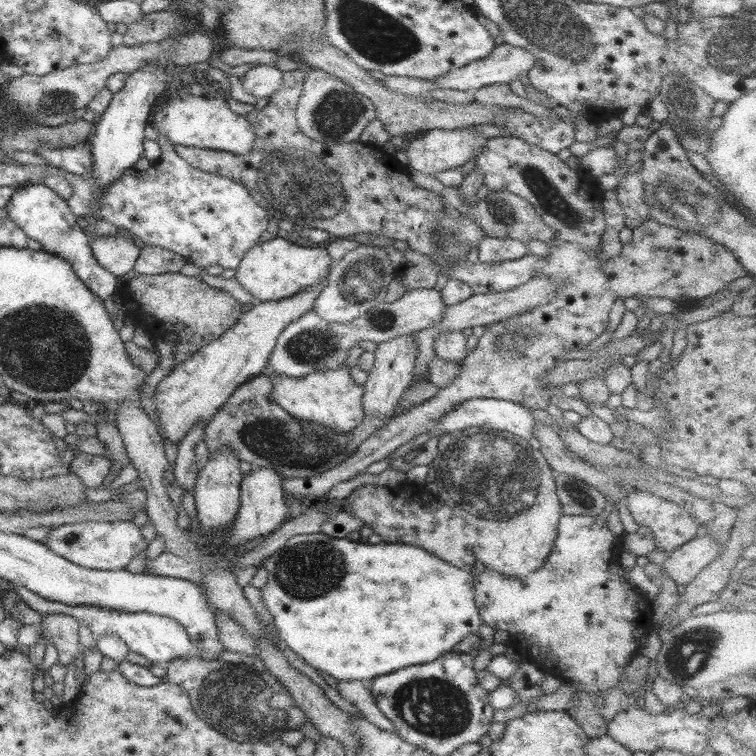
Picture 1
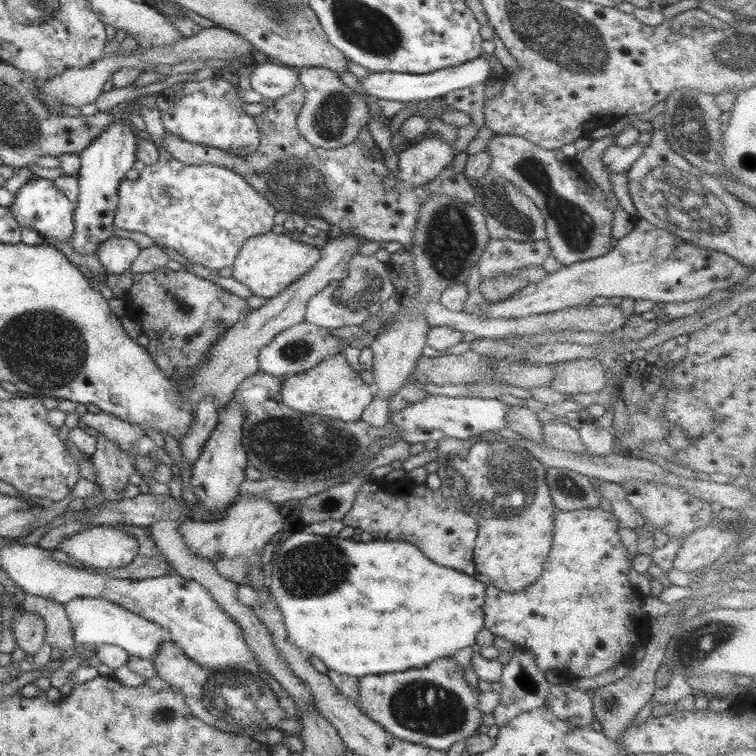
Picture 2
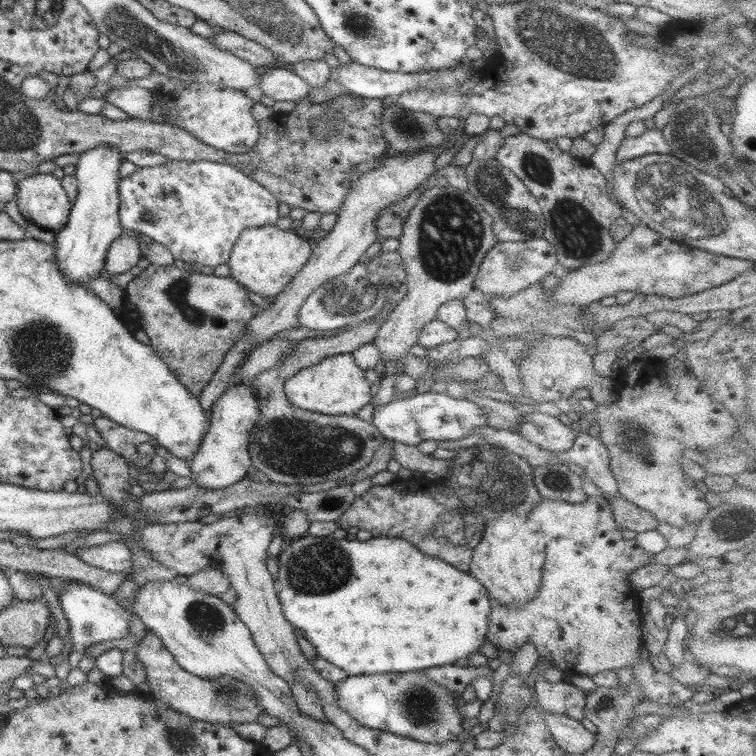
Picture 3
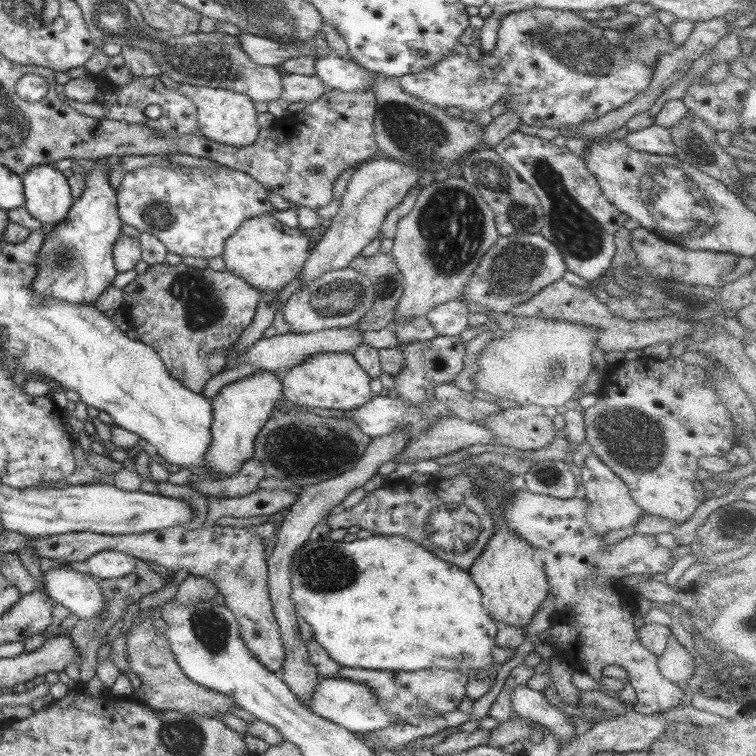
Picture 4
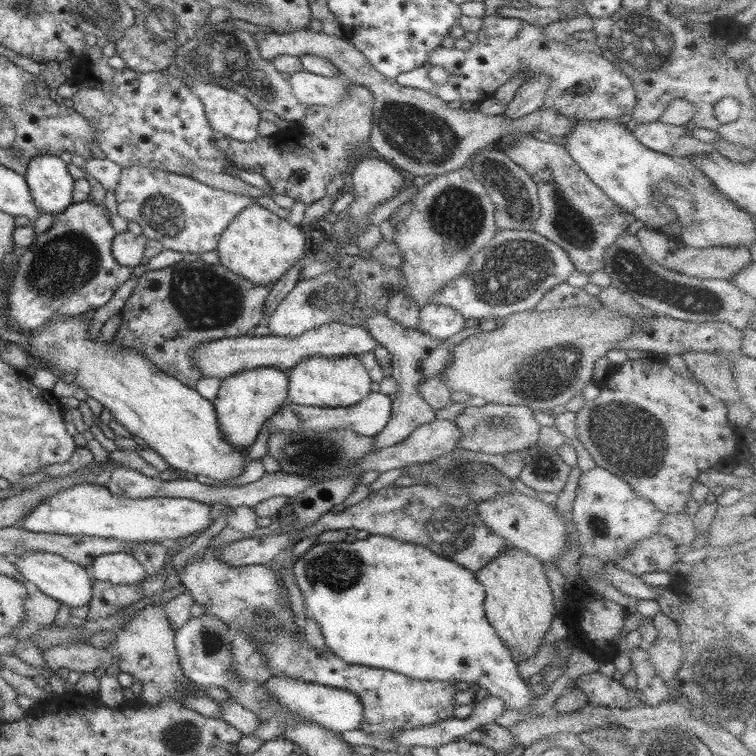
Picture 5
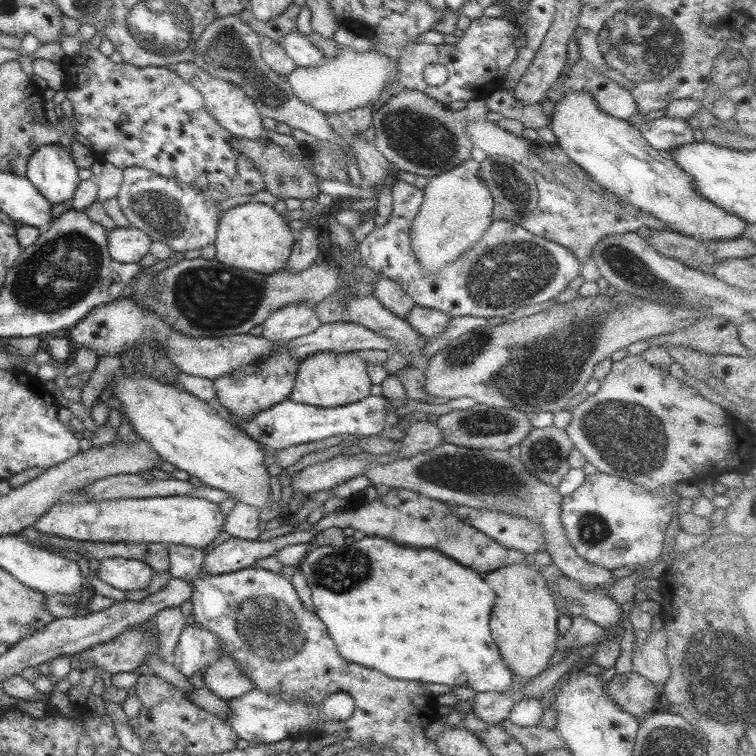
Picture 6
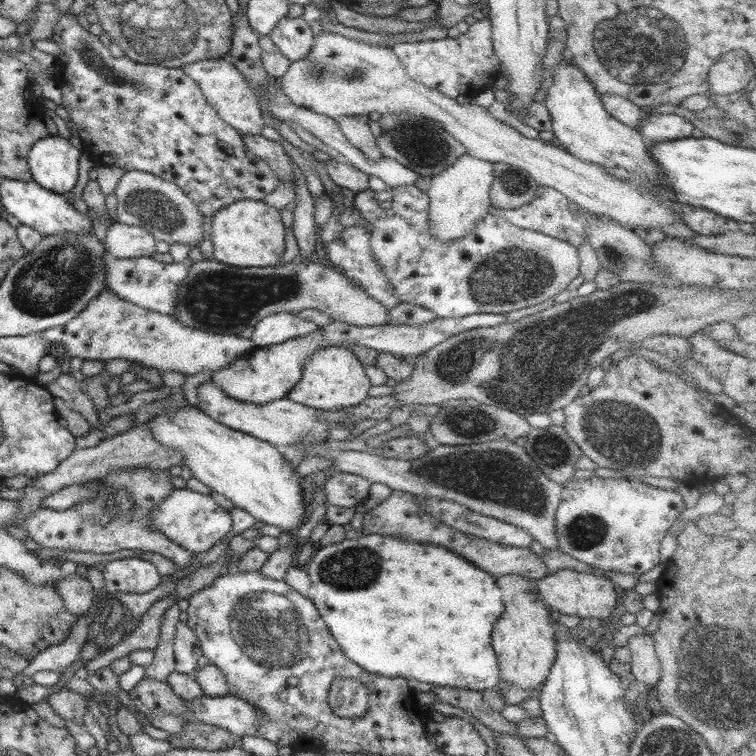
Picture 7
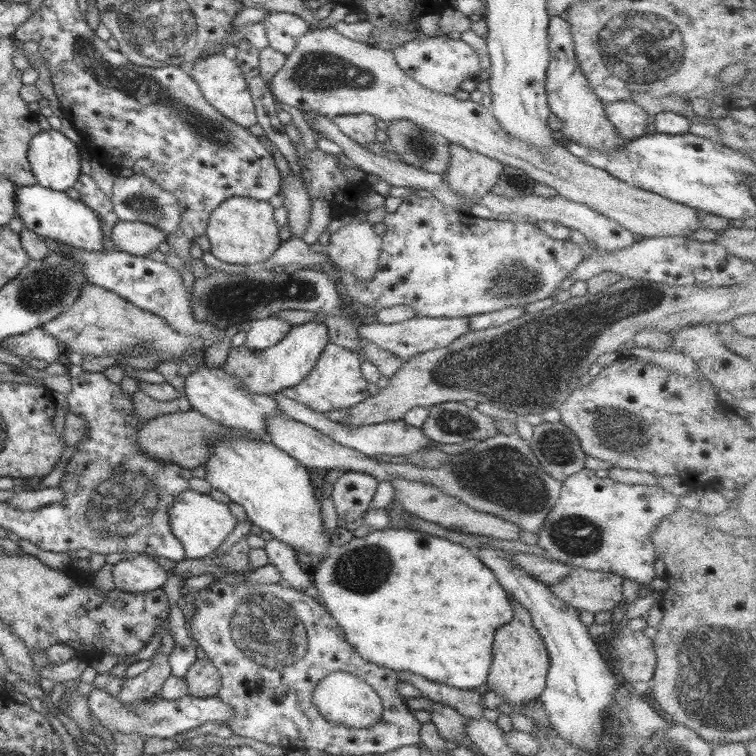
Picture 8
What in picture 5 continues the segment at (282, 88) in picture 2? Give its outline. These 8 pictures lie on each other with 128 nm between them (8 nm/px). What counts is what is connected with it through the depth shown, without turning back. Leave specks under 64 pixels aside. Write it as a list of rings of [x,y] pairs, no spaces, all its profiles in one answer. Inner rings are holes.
[[[304,70],[288,78],[294,96],[306,106],[334,106],[354,86],[344,76],[322,77]]]

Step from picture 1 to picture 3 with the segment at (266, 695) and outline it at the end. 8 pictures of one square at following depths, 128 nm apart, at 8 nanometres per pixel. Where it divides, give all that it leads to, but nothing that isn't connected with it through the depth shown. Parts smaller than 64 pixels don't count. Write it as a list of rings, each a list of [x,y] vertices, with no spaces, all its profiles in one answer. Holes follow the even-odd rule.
[[[149,630],[134,648],[138,662],[142,662],[146,671],[146,682],[154,700],[164,702],[168,707],[180,711],[193,719],[210,724],[232,727],[234,723],[250,724],[257,722],[257,717],[264,714],[264,709],[257,704],[250,687],[228,675],[215,679],[203,679],[185,671],[178,665],[174,655],[164,647],[162,640]]]

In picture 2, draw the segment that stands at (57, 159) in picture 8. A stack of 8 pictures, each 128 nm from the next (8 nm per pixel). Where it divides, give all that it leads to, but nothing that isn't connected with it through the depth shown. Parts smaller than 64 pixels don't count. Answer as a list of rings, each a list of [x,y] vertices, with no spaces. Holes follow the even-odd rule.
[[[33,177],[18,189],[15,194],[15,202],[11,204],[9,210],[13,218],[22,227],[36,230],[42,238],[54,240],[54,242],[64,242],[71,240],[74,232],[73,213],[75,204],[70,202],[61,190],[55,186],[50,179],[42,177]]]

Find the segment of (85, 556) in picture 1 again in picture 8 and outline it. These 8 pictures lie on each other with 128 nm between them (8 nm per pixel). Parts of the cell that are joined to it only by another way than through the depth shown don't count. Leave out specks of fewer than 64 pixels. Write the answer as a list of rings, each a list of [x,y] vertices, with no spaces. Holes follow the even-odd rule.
[[[146,555],[122,559],[112,570],[115,590],[122,592],[139,593],[162,589],[167,578],[167,571]]]

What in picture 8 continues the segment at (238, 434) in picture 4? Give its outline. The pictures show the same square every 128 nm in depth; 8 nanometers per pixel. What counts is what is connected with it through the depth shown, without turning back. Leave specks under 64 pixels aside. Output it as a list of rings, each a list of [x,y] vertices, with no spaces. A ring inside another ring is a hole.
[[[313,320],[308,323],[294,325],[288,334],[270,348],[265,348],[263,351],[245,350],[243,345],[238,347],[231,346],[227,359],[222,366],[226,370],[226,374],[238,378],[242,386],[248,392],[254,394],[276,394],[284,388],[290,388],[300,384],[305,376],[314,368],[316,361],[322,355],[324,347],[329,343],[329,330],[327,326]]]

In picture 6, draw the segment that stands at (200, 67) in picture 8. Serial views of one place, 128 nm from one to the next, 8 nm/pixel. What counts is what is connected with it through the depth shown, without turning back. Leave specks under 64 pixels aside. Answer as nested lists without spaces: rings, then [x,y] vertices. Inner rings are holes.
[[[192,62],[178,63],[172,68],[180,78],[187,81],[202,94],[208,112],[216,118],[218,124],[222,124],[222,128],[226,128],[234,137],[256,140],[265,136],[266,130],[262,125],[263,116],[258,112],[255,102],[250,96],[246,95],[244,90],[230,82],[214,79],[204,70],[198,69]]]

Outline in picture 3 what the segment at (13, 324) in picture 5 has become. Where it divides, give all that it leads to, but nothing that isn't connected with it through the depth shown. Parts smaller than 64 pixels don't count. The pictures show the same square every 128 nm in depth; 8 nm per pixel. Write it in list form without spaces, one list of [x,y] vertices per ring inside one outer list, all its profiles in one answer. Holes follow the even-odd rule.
[[[100,145],[80,154],[73,174],[78,184],[76,202],[72,205],[69,223],[55,233],[56,263],[68,283],[82,285],[88,279],[101,276],[110,245],[125,232],[119,220],[121,202],[118,190],[121,179],[118,170],[124,161],[123,154],[110,145]]]

